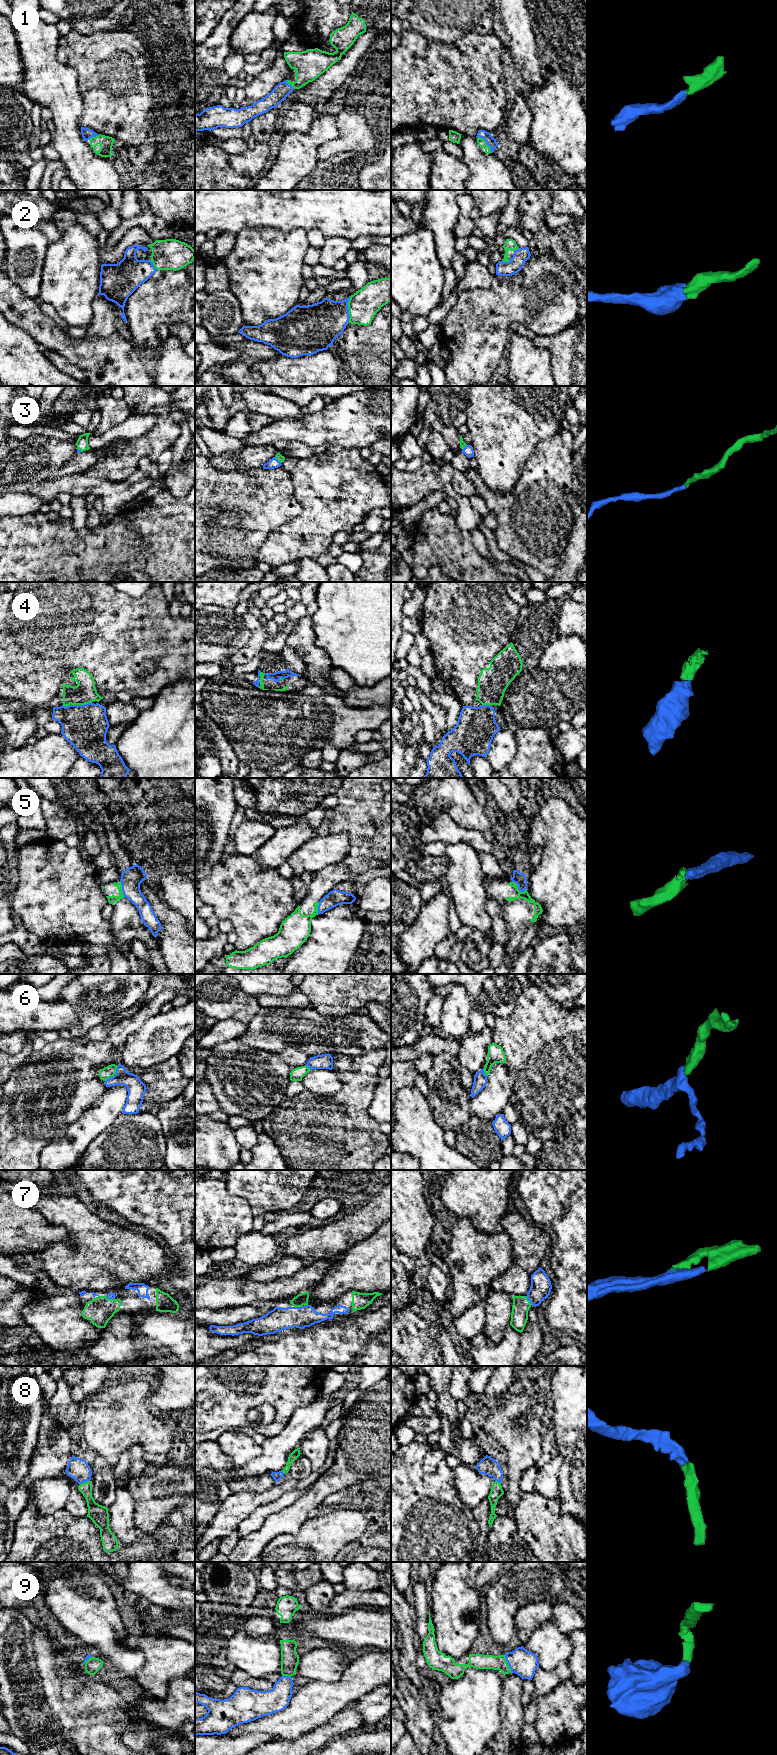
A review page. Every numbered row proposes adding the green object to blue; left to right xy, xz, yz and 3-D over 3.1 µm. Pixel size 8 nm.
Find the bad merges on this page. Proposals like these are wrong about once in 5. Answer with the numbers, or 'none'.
5

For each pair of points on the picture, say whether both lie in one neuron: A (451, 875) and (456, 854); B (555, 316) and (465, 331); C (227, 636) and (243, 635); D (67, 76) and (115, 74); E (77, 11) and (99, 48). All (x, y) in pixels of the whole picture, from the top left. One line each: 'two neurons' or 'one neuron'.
A: one neuron
B: one neuron
C: one neuron
D: two neurons
E: two neurons

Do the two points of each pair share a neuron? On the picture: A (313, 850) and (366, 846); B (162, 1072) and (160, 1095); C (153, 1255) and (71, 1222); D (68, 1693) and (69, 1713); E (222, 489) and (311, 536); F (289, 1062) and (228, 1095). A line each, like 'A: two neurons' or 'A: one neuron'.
A: two neurons
B: one neuron
C: one neuron
D: two neurons
E: two neurons
F: one neuron

